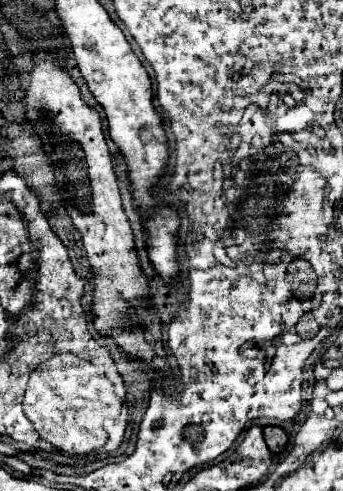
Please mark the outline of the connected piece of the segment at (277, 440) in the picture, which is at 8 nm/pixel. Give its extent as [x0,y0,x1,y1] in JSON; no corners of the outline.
[264,427,288,453]

